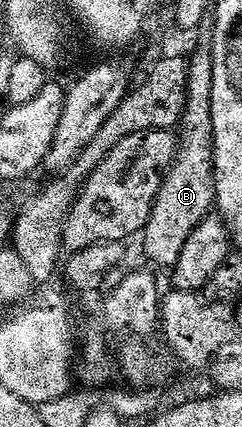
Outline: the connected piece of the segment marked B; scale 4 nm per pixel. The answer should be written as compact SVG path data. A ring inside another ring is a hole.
M205 42L193 52L193 57L188 57L187 86L185 87L185 113L181 115L179 125L179 143L177 157L169 171L165 173L165 180L161 183L159 194L153 203L151 218L143 229L145 236L145 256L153 264L165 270L172 269L179 260L179 254L183 252L183 246L187 246L187 238L203 222L203 218L214 211L213 199L213 123L211 122L211 86L213 85L213 46Z

